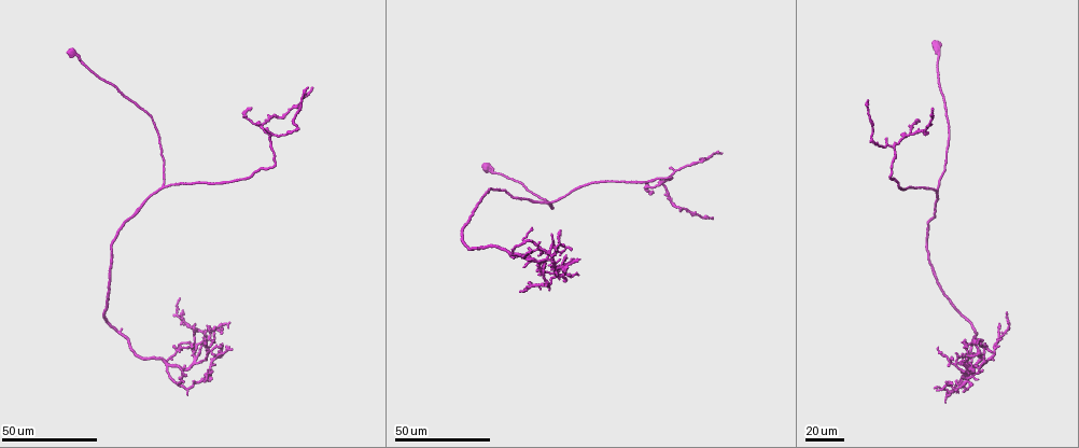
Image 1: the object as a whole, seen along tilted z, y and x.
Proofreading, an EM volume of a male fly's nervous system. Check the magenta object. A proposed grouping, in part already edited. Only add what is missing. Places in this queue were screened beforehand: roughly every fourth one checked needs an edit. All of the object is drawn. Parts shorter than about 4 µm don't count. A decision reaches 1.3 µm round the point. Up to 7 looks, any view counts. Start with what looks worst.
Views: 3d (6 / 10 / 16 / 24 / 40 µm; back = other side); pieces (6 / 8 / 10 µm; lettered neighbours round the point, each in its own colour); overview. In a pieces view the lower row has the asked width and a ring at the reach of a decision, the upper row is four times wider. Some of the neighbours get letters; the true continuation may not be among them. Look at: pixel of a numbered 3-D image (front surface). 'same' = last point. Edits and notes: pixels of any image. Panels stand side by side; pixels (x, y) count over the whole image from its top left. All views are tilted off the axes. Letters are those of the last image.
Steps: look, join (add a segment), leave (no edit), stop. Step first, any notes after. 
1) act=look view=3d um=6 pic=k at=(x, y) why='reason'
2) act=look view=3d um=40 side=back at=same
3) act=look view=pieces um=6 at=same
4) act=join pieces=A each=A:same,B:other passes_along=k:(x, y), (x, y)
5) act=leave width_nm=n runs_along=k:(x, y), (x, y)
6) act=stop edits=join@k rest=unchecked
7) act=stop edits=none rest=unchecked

act=look view=3d um=40 pic=1 at=(200, 351) why='an open end'

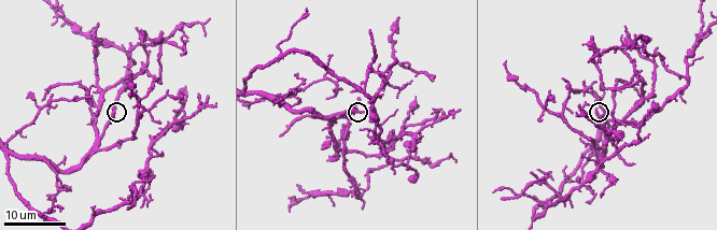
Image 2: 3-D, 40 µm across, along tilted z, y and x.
act=look view=3d um=10 pic=2 at=(597, 110)

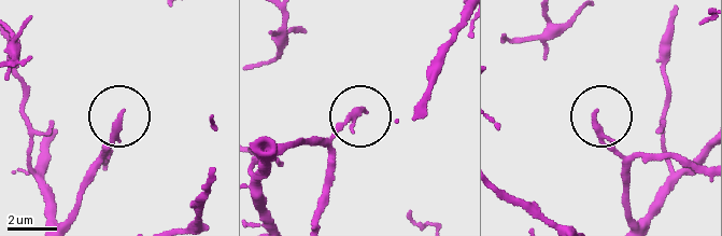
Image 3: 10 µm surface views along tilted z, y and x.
act=look view=pieces um=8 pic=3 at=(595, 116)

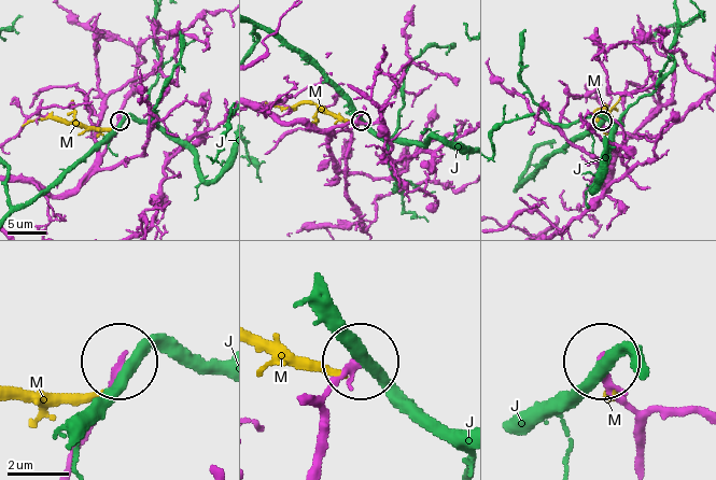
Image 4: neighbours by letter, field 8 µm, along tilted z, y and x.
act=leave each=J:other,M:other runs_along=4:(28, 180), (55, 196), (68, 195), (101, 153), (118, 121) found='no lettered segment goes on from it'

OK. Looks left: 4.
act=look view=3d um=24 pic=2 at=(127, 208) why='free end'

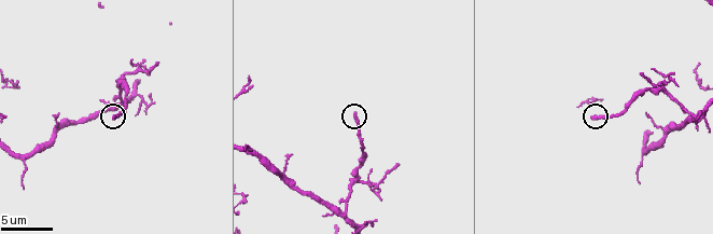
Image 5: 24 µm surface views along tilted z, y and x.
act=look view=pieces um=8 pic=5 at=(594, 118)

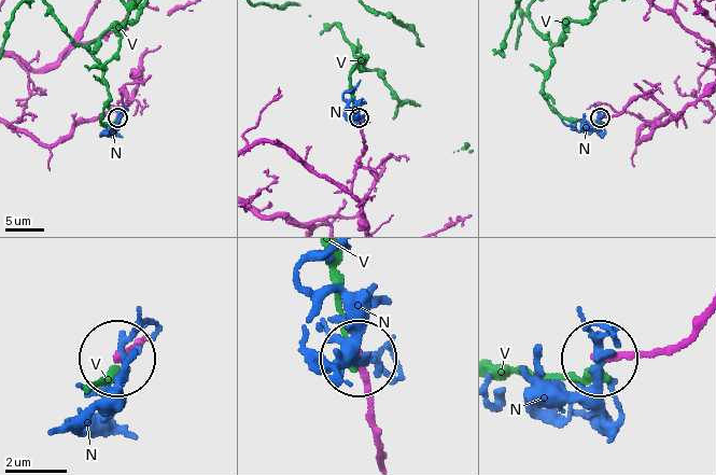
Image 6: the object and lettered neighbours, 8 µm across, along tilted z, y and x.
act=leave each=N:other,V:other found='no lettered segment goes on from it'

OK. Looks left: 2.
act=look view=3d um=24 pic=2 at=(579, 105) why='free end'

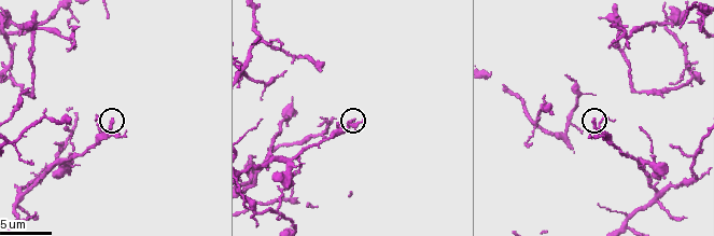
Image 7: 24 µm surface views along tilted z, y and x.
act=look view=pieces um=8 pic=7 at=(592, 119) why='what lies round it'

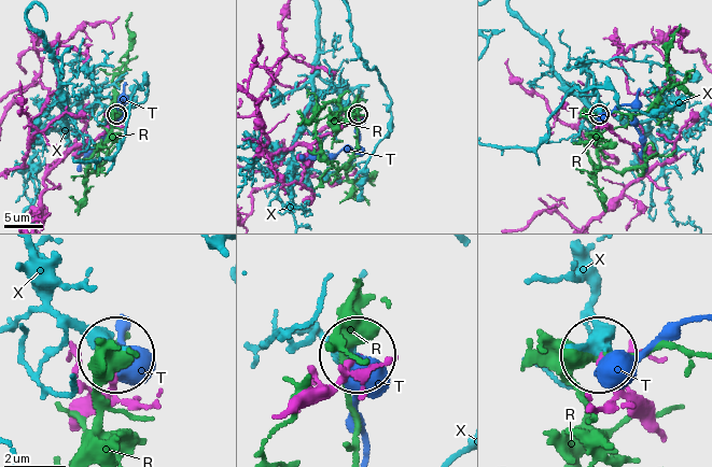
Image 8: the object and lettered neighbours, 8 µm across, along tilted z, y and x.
act=leave each=R:other,T:other,X:other found='no lettered segment goes on from it'

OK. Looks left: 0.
act=stop edits=none rest=unchecked

